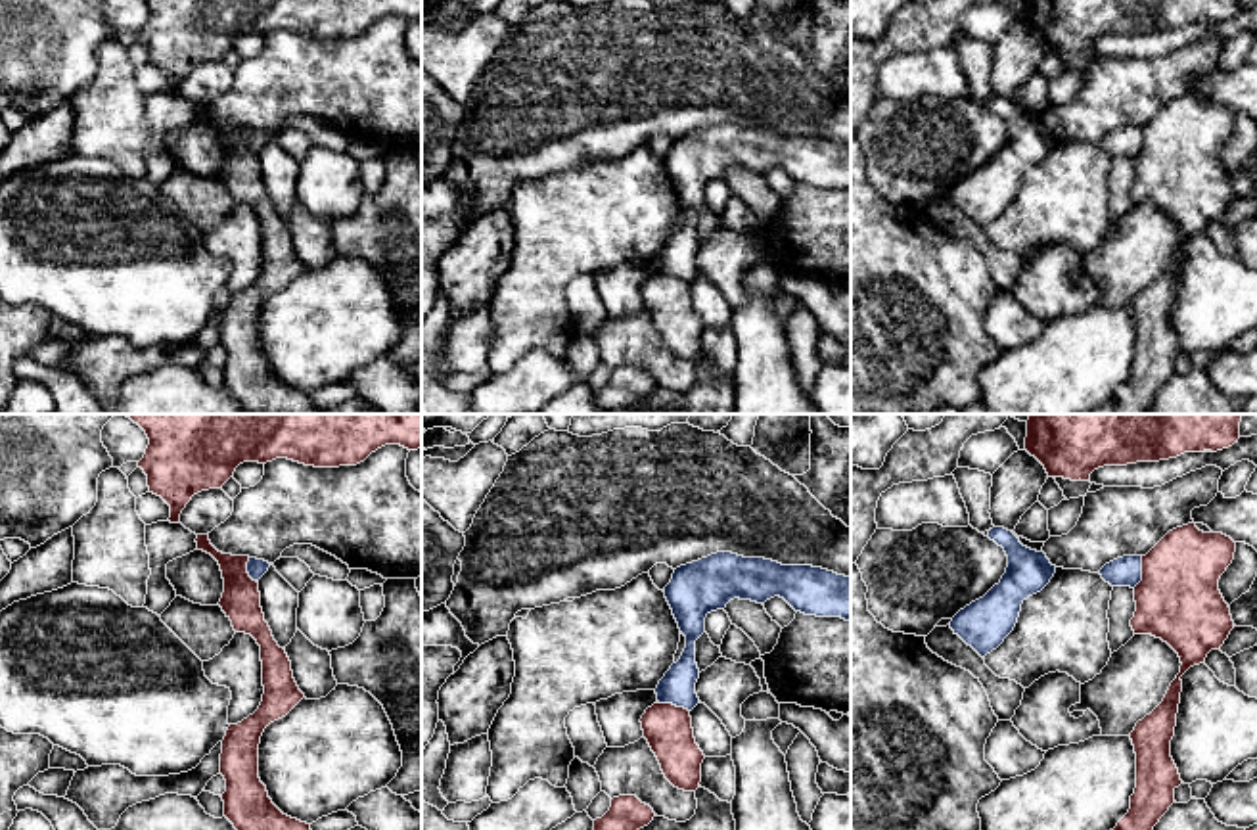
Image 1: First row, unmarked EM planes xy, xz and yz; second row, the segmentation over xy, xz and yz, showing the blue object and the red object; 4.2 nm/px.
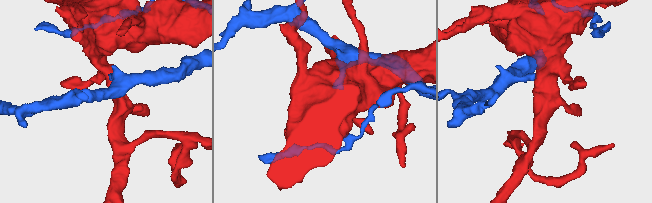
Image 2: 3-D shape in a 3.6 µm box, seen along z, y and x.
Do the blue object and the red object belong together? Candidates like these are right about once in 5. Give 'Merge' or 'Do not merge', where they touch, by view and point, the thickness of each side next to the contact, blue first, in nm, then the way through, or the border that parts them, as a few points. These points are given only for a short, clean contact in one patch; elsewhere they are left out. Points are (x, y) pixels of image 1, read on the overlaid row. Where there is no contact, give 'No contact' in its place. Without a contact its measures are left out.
Do not merge. Touches blue at xz (673, 704). Thickness 150 nm (blue) against 200 nm

